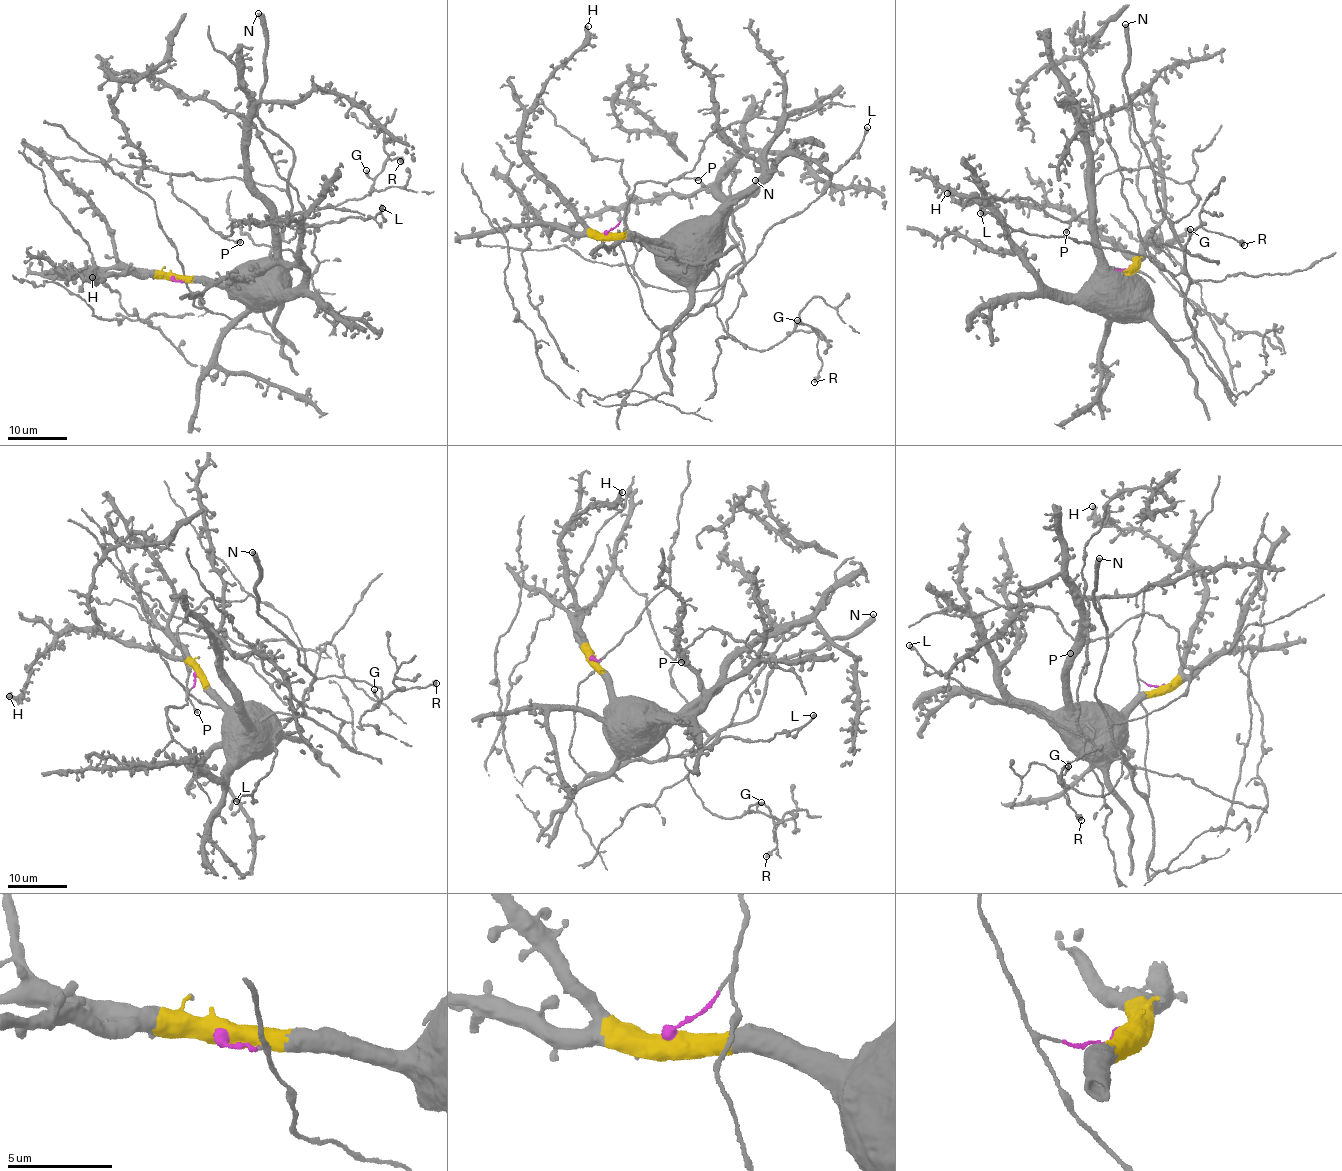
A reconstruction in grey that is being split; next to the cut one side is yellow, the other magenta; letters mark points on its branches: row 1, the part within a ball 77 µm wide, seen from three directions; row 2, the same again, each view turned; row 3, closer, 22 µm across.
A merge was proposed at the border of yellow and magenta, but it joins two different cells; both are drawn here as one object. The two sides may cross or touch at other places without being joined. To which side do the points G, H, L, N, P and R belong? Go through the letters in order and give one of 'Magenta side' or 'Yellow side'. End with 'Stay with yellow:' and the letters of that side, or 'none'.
G: Magenta side
H: Yellow side
L: Magenta side
N: Magenta side
P: Magenta side
R: Magenta side
Stay with yellow: H

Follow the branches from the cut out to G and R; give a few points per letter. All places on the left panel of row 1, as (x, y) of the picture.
G: (173, 277), (194, 305), (237, 321), (269, 288), (285, 222), (370, 193), (366, 169)
R: (173, 277), (194, 305), (237, 321), (267, 292), (285, 222), (370, 193), (388, 160), (401, 162)

